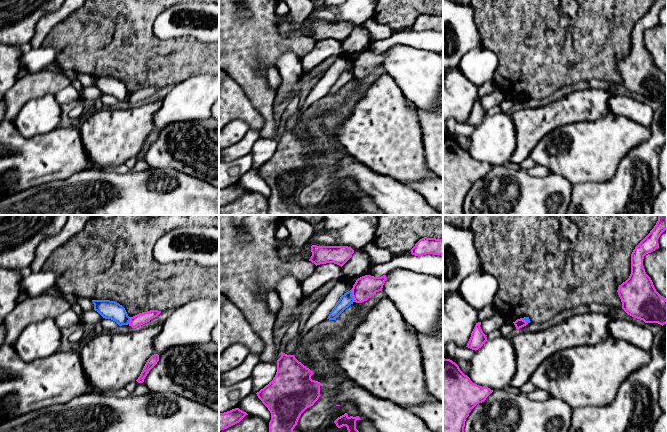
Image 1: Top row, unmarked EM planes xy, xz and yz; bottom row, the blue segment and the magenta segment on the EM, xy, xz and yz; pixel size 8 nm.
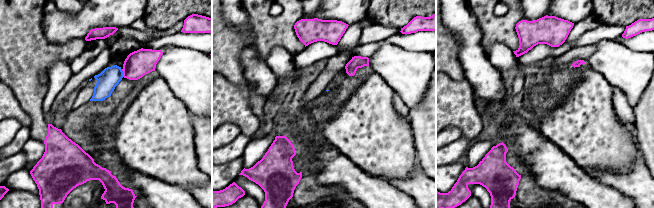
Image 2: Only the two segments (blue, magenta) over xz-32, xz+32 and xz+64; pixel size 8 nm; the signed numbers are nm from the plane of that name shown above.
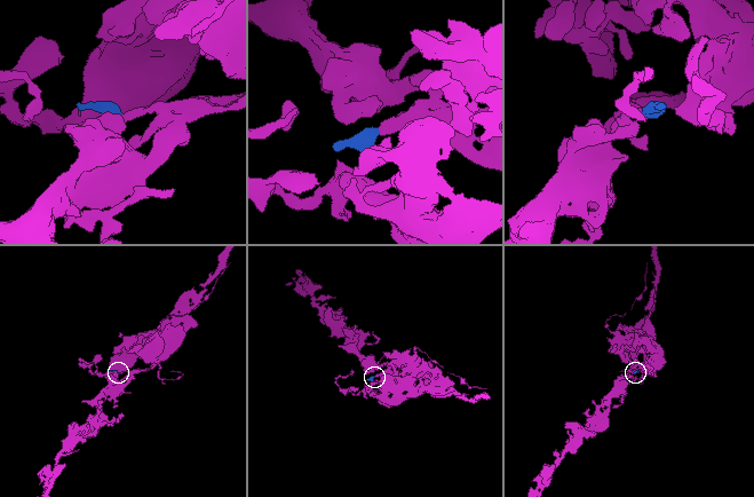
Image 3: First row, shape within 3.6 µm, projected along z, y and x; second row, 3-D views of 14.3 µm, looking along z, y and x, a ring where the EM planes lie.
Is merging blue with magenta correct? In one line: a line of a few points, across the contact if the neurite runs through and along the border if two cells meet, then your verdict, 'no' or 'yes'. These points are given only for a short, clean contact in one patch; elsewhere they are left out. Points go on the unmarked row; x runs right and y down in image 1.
line xz (350, 66), (354, 77); no

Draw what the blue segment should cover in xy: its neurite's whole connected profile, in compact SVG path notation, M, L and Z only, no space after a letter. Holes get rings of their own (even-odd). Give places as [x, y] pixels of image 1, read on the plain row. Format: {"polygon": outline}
{"polygon": "M92 76L94 86L103 94L115 97L119 102L128 101L130 93L125 84L115 77L110 76Z"}

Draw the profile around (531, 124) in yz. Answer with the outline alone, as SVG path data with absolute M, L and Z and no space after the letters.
M579 90L546 106L512 110L511 117L516 130L516 147L507 162L518 166L530 157L538 142L549 132L561 126L594 122L610 113L610 90Z

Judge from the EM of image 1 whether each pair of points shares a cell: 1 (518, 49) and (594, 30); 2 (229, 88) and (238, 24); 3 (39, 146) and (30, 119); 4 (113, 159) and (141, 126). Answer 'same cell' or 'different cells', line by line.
1: same cell
2: different cells
3: different cells
4: same cell

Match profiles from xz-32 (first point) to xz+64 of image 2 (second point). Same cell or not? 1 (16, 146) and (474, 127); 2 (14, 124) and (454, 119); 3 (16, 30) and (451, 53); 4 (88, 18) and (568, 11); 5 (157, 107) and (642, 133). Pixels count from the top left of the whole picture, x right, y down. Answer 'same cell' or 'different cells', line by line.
1: different cells
2: different cells
3: same cell
4: same cell
5: different cells

